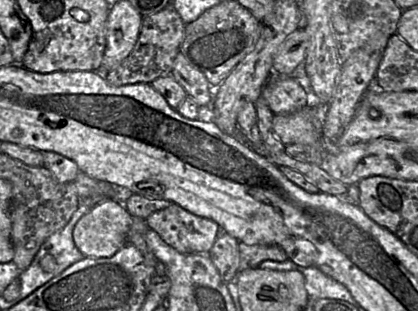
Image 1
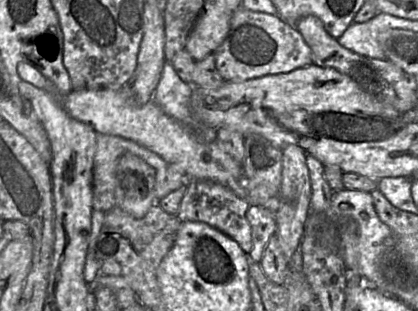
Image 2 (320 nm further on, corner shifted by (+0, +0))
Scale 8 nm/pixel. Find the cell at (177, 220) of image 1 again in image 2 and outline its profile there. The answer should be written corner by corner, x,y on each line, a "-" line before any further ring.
210,180
189,181
176,216
182,223
206,223
236,241
248,254
252,249
251,226
246,217
250,206
246,200
239,198
231,189
220,183

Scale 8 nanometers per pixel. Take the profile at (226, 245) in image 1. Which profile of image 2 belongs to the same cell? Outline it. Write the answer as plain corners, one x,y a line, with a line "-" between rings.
250,206
246,214
251,226
251,262
260,262
269,239
277,232
276,213
262,206

